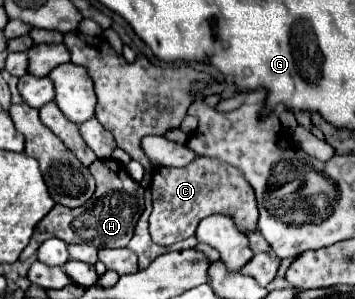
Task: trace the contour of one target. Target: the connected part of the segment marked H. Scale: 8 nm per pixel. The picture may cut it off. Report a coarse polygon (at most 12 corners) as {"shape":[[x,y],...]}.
{"shape":[[116,160],[90,164],[94,196],[36,226],[66,244],[124,248],[144,188]]}

